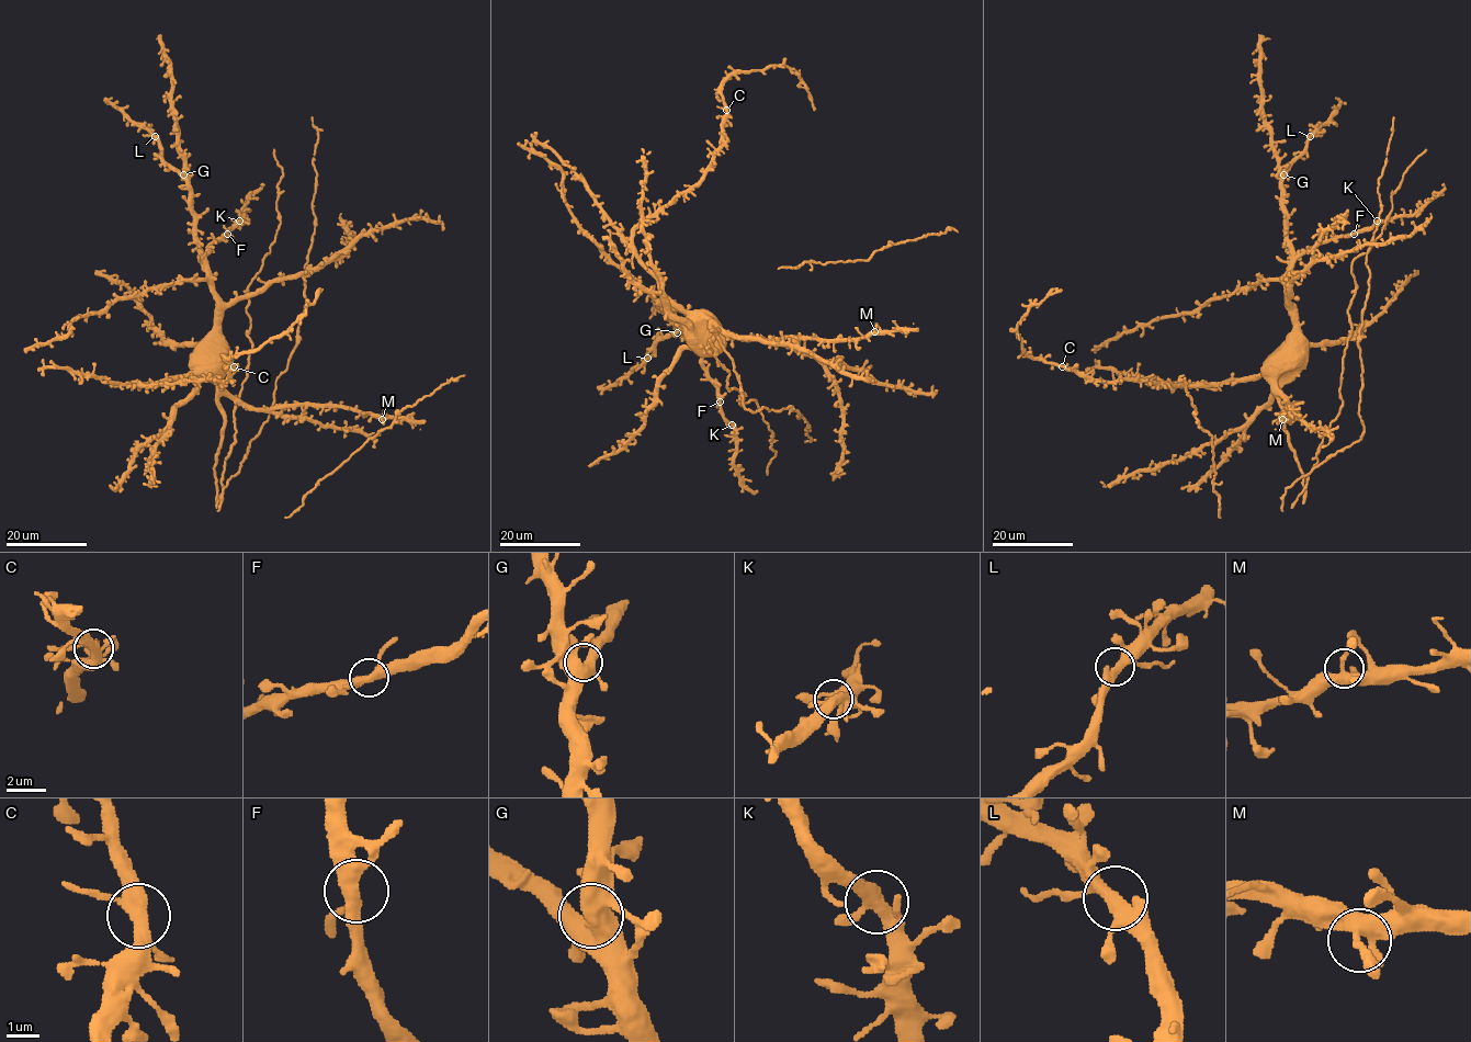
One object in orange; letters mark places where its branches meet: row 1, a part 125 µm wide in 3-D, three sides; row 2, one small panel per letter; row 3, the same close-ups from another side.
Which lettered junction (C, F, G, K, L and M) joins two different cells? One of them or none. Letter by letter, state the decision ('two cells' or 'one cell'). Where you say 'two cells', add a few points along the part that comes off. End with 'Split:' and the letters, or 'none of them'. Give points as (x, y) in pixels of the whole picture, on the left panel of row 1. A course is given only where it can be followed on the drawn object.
C: one cell
F: one cell
G: one cell
K: one cell
L: one cell
M: one cell
Split: none of them

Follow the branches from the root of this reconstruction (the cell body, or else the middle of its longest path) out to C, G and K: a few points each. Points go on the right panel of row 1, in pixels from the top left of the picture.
C: (1276, 369), (1245, 378), (1163, 385), (1127, 378), (1099, 381), (1081, 376), (1062, 365)
G: (1276, 369), (1277, 355), (1293, 328), (1289, 310), (1290, 246), (1282, 205), (1283, 174)
K: (1276, 369), (1277, 355), (1293, 328), (1288, 289), (1292, 262), (1339, 236), (1367, 230), (1377, 221)

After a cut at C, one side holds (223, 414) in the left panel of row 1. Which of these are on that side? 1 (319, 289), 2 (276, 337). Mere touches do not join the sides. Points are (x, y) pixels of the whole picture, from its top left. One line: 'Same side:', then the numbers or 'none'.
Same side: none

